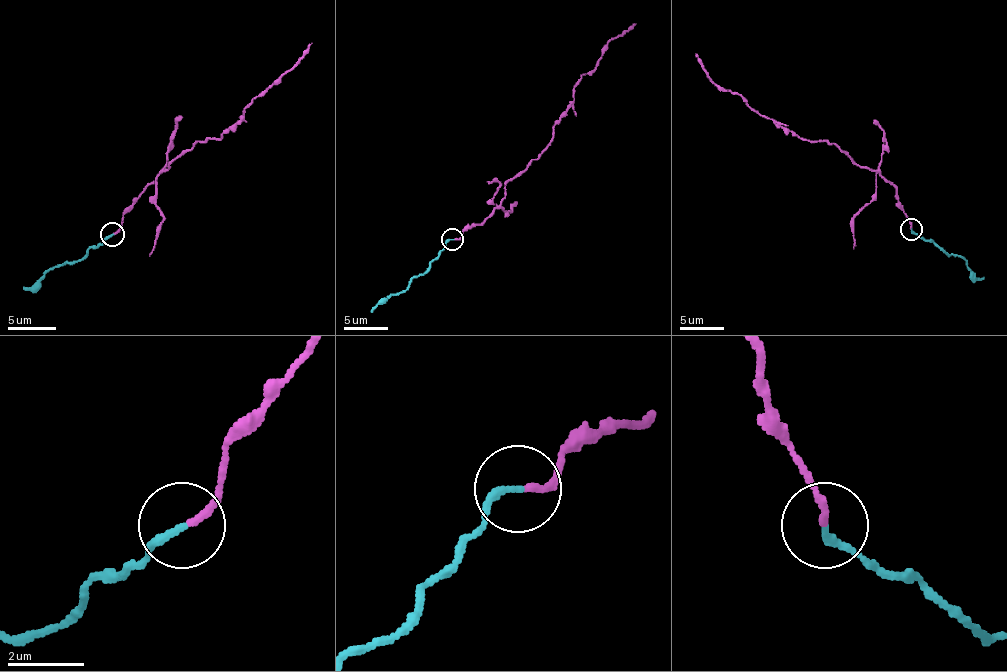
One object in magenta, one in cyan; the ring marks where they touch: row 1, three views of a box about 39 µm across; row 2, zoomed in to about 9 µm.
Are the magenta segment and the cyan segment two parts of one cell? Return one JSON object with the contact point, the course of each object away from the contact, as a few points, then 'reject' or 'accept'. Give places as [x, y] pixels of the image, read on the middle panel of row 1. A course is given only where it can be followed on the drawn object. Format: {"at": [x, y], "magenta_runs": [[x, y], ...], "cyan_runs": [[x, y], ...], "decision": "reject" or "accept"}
{"at": [452, 239], "magenta_runs": [[454, 239], [498, 205], [505, 185], [552, 139], [576, 81], [612, 39], [636, 23]], "cyan_runs": [[452, 239], [405, 290], [390, 294], [372, 312]], "decision": "reject"}

